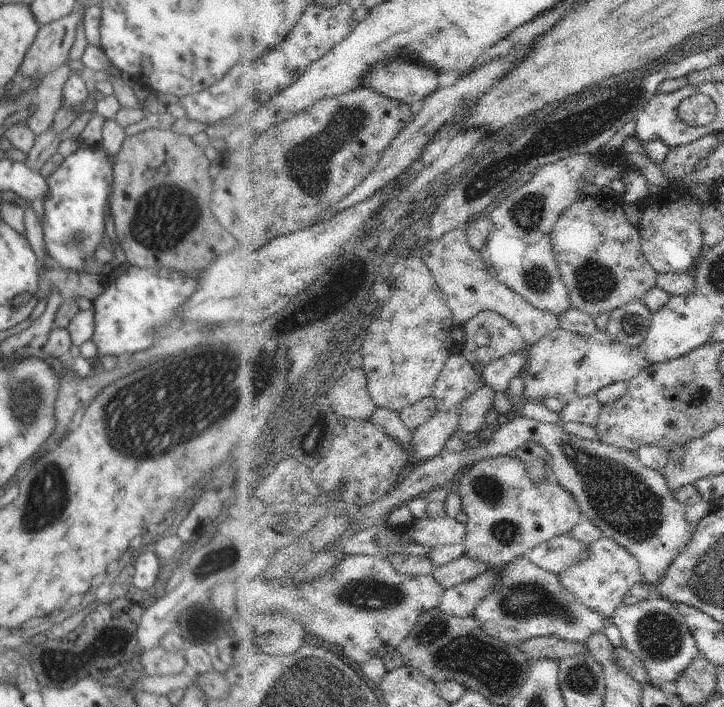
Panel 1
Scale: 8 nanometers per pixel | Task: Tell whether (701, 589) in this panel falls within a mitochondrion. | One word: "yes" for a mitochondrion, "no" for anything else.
yes

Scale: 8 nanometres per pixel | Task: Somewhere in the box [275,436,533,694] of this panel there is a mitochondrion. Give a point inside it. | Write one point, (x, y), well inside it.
(370, 592)

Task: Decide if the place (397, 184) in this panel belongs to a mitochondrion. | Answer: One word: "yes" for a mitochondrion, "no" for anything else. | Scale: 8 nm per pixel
no

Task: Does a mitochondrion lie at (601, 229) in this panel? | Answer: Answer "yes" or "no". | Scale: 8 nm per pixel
no

